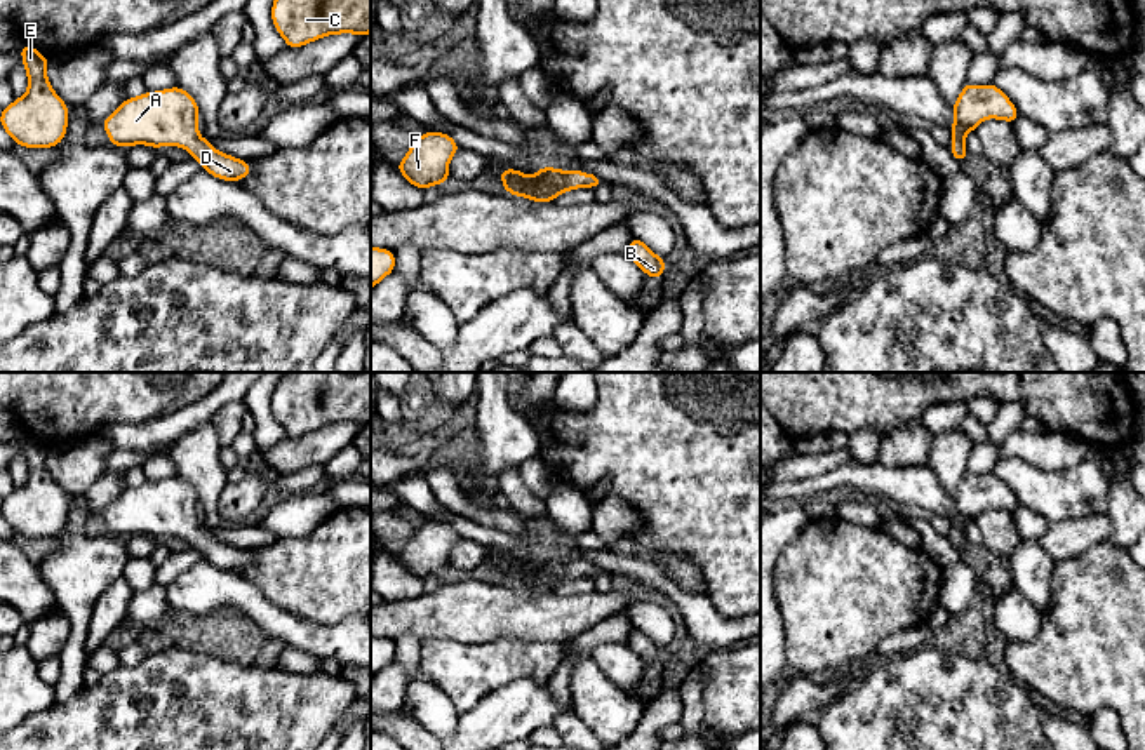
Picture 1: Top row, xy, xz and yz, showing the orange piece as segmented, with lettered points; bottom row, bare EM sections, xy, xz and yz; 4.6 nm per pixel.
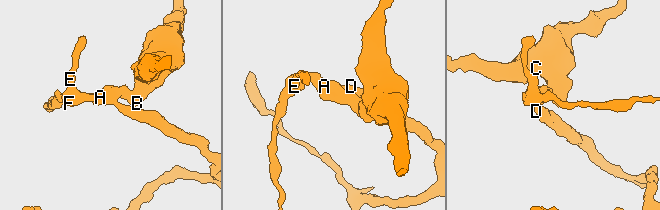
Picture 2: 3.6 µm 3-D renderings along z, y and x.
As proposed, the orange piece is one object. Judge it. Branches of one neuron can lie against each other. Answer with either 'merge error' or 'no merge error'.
no merge error

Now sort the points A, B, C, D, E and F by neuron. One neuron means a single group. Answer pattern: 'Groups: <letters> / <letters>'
Groups: A B C D E F

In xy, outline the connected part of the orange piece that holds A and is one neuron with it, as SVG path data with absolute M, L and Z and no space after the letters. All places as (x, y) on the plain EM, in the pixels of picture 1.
M174 475L157 482L146 480L137 487L125 487L101 515L113 536L186 538L190 546L218 569L237 573L251 566L252 557L247 550L221 543L209 529L198 526L198 505L195 487Z

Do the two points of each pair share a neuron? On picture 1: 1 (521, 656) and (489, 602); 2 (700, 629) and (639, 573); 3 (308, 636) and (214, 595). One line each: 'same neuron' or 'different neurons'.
1: different neurons
2: same neuron
3: same neuron

